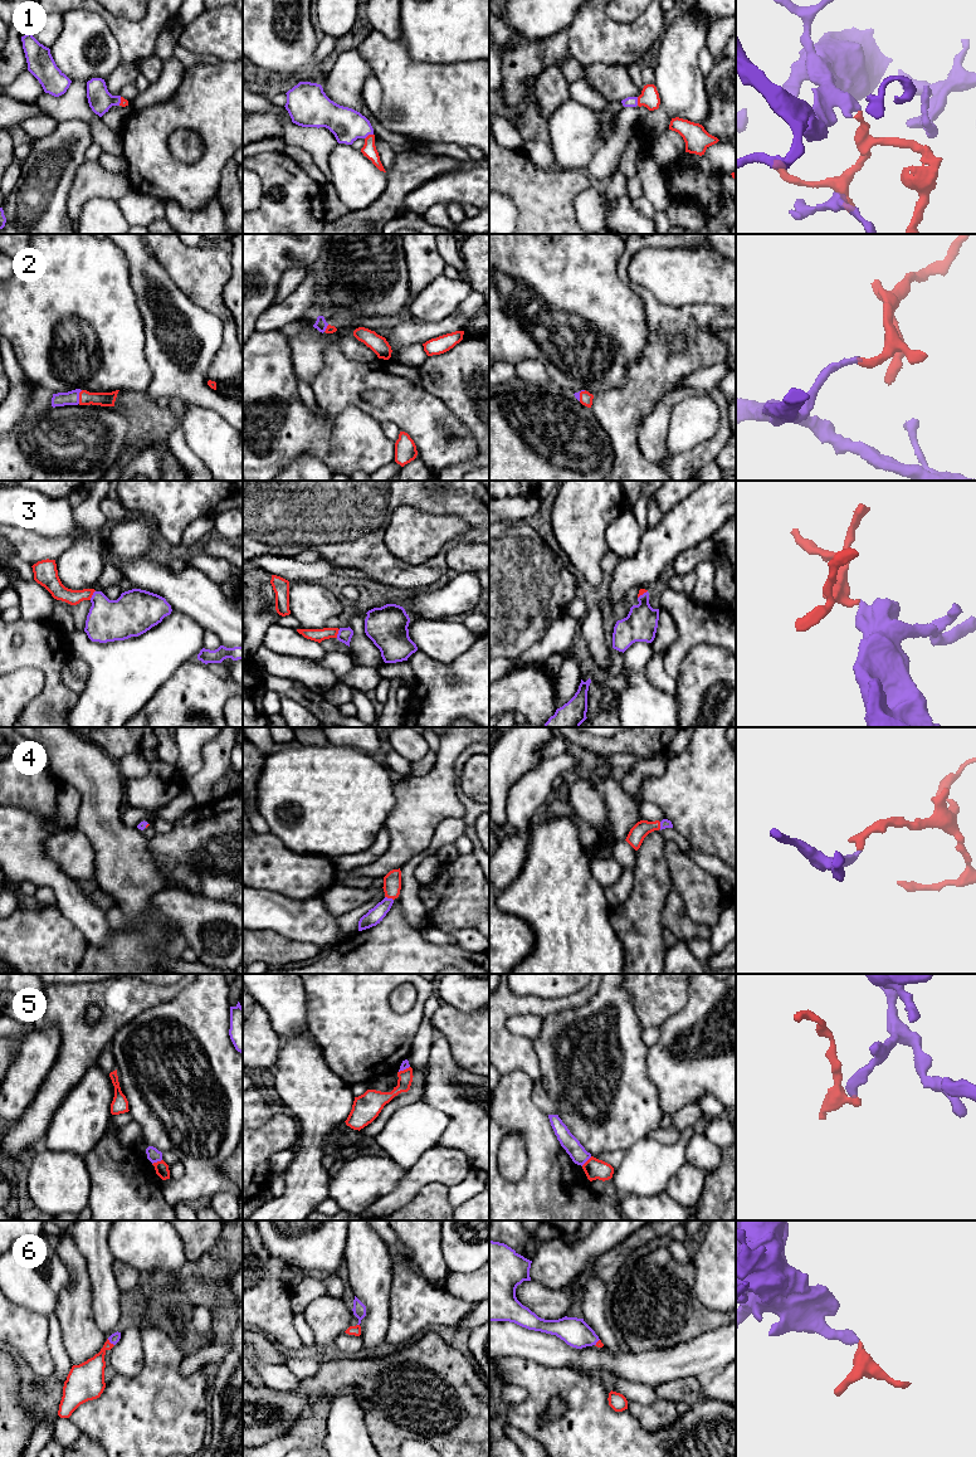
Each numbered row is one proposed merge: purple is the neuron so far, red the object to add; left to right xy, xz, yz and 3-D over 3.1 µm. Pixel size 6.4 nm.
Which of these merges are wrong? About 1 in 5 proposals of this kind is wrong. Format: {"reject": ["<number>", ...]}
{"reject": ["5"]}

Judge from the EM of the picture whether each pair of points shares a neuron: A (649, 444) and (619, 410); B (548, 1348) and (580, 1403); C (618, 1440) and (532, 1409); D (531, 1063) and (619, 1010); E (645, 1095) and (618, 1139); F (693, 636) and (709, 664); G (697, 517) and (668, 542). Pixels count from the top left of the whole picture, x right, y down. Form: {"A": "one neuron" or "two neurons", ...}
{"A": "two neurons", "B": "two neurons", "C": "one neuron", "D": "two neurons", "E": "one neuron", "F": "two neurons", "G": "one neuron"}

